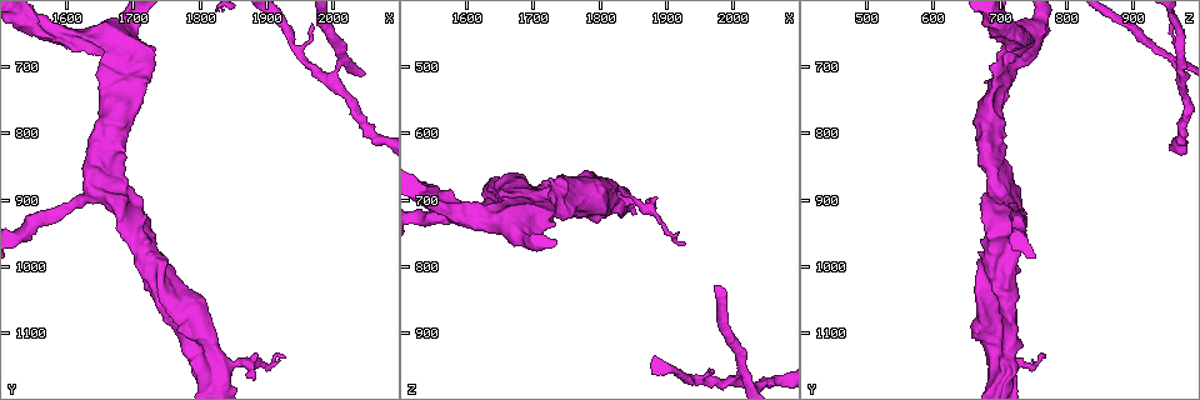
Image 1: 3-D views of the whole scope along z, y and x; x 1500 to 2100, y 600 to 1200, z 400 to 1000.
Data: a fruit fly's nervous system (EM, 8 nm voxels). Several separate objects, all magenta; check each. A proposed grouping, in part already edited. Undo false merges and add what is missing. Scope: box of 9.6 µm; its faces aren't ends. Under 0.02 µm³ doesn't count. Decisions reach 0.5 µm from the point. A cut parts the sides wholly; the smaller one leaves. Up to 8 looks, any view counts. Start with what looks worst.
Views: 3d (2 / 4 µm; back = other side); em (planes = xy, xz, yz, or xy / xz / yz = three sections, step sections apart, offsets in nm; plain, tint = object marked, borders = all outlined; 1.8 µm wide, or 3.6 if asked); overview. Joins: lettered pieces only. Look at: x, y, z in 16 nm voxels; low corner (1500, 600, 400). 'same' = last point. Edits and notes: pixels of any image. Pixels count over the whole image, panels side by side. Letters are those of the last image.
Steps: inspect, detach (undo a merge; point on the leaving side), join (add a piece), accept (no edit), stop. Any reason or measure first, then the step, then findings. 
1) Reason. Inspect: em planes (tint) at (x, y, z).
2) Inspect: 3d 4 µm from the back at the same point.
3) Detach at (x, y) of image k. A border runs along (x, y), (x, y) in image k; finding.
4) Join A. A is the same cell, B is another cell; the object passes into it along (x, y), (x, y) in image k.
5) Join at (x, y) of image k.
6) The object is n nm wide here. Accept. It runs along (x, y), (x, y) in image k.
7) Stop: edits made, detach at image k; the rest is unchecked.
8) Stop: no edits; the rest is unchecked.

Thick turns thin. Inspect: 3d 4 µm at (1675, 645, 750).

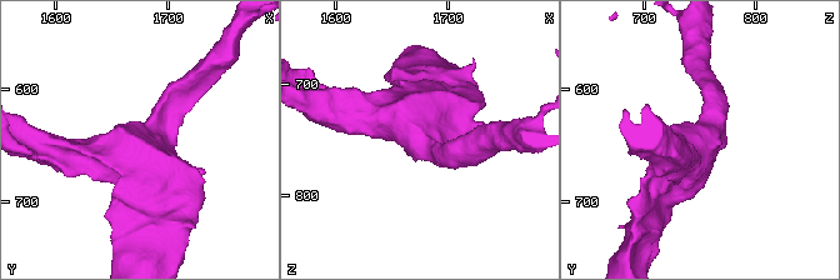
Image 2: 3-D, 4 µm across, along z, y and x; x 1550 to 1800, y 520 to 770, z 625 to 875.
Need the tissue. Inspect: em 3.6 µm yz step 4 (borders) at (1676, 648, 752).

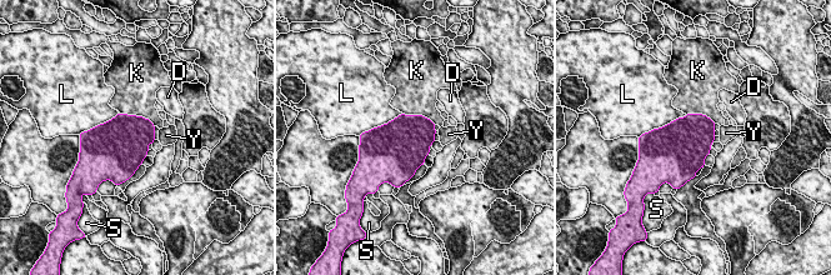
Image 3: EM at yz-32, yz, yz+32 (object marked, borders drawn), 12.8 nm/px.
The object is 650 nm wide here. Accept. D, K, L, S and Y are other cells; continuous, no second neuron.

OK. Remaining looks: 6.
Tapers out. Inspect: 3d 4 µm at (1975, 635, 960).

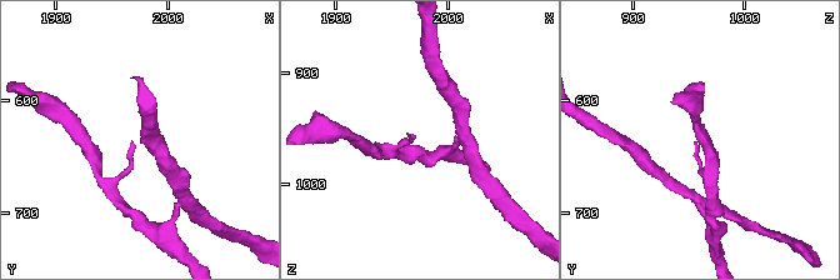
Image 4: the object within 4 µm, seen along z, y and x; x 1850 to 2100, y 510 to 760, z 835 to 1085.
Inspect: em 3.6 µm yz step 16 (tint) at (1970, 638, 956).

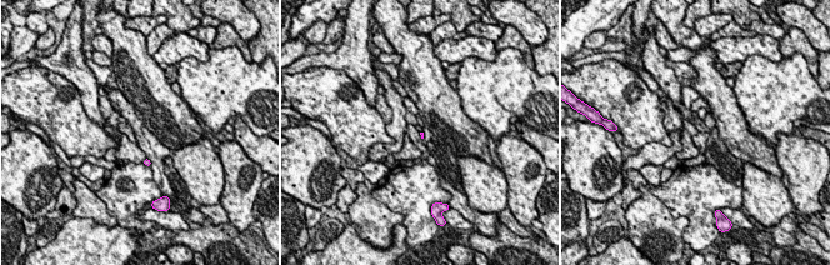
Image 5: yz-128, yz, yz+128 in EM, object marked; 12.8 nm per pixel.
Another direction. Inspect: em 3.6 µm planes (borders) at the same point.

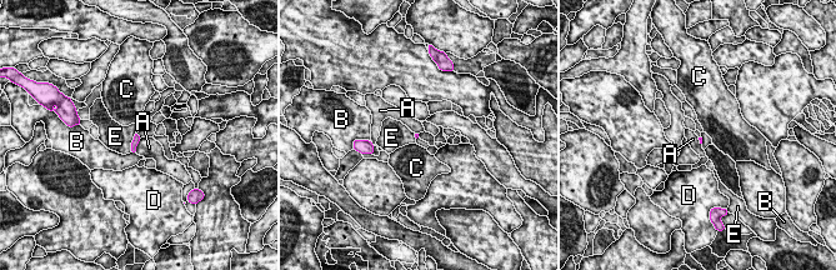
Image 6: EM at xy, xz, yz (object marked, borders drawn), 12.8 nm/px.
Accept. A, B, C, D and E are other cells; a border runs along (141, 138), (135, 153) in image 6; no lettered piece goes on from it.

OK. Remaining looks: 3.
Sudden change in width. Inspect: 3d 4 µm from the back at (1745, 1030, 685).

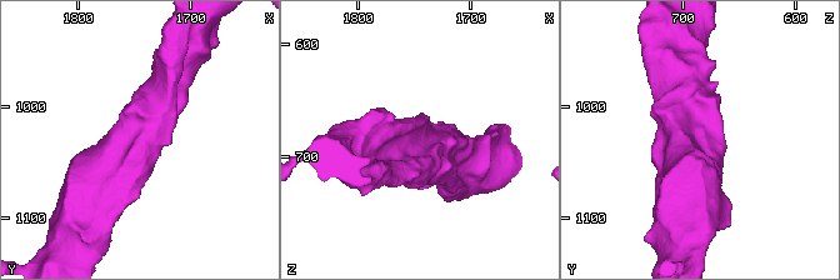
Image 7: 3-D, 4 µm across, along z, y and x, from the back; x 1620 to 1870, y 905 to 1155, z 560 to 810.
Need the tissue. Inspect: em 3.6 µm planes (borders) at (1746, 1026, 686).

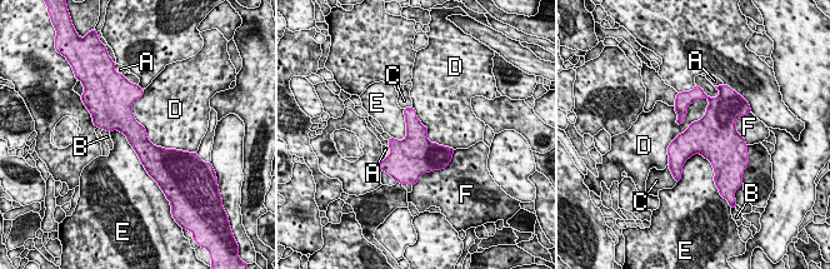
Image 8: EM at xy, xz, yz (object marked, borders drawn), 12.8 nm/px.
Accept. A, B, C, D, E and F are other cells; it runs along (129, 101), (126, 124), (150, 169) in image 8; one neuron here.

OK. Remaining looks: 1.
Stop: no edits; the rest is unchecked.

